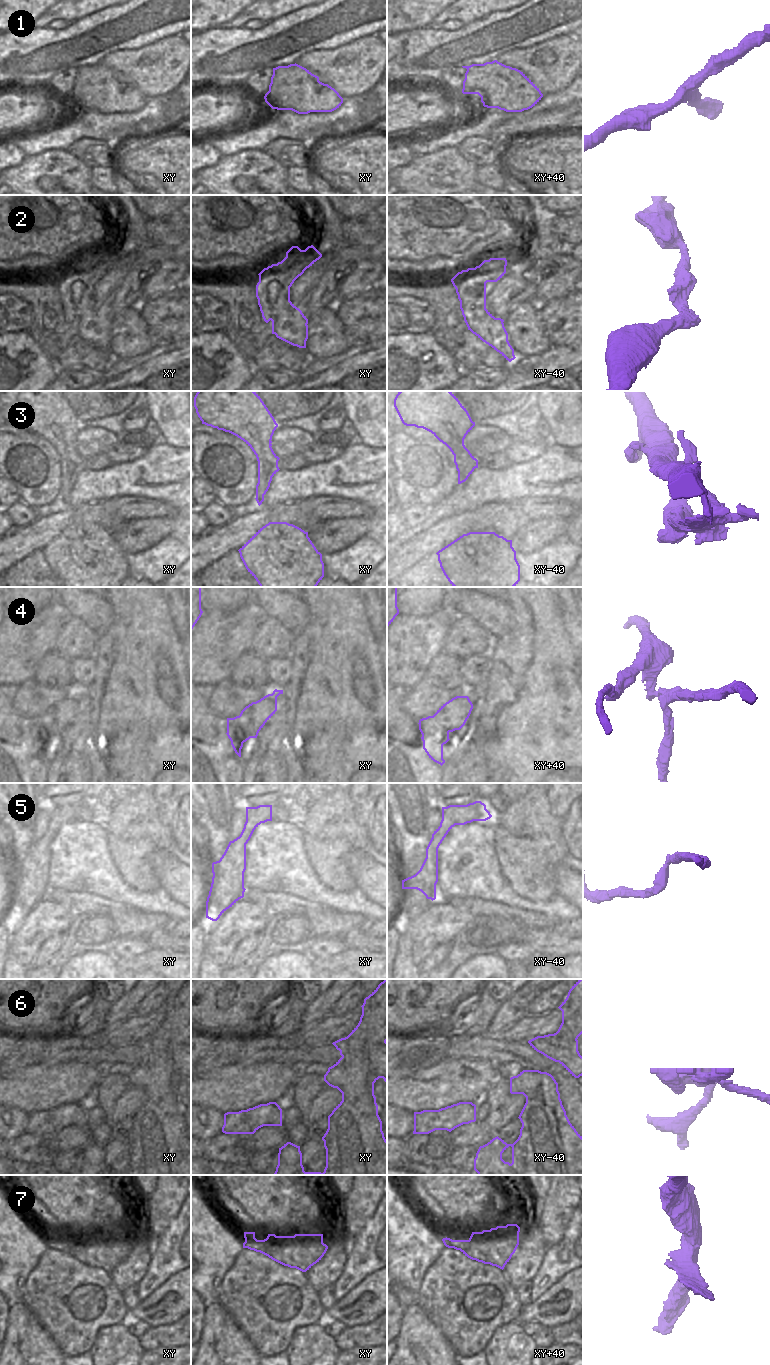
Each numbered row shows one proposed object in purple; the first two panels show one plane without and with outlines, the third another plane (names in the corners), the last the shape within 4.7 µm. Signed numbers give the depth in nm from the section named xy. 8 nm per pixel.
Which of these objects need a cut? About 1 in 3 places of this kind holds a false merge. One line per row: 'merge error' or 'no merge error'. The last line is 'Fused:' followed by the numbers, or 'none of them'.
1: no merge error
2: merge error
3: merge error
4: merge error
5: no merge error
6: merge error
7: merge error
Fused: 2, 3, 4, 6, 7

